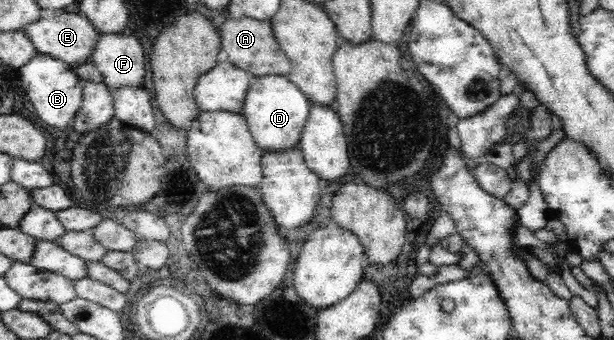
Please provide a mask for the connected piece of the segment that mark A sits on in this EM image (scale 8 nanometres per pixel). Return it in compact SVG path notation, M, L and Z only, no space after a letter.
M241 16L240 19L224 19L219 27L221 49L228 53L230 63L248 70L252 75L287 75L291 69L288 56L281 50L270 22Z

